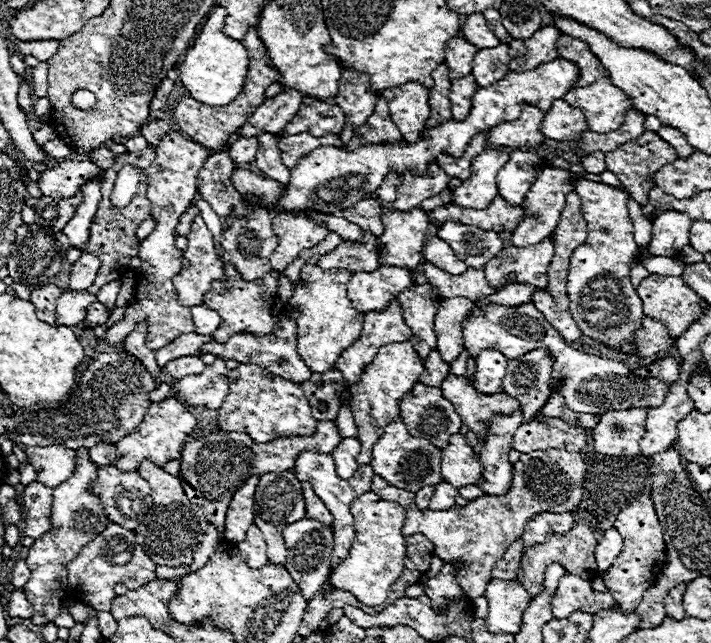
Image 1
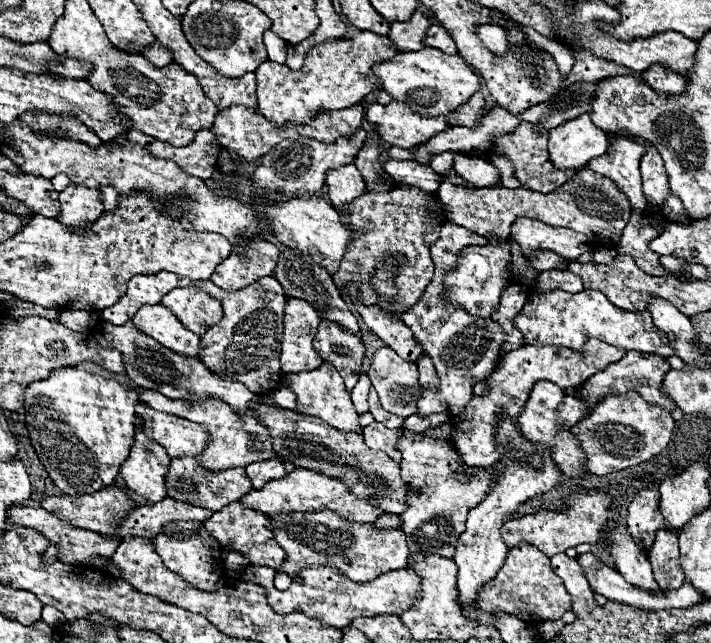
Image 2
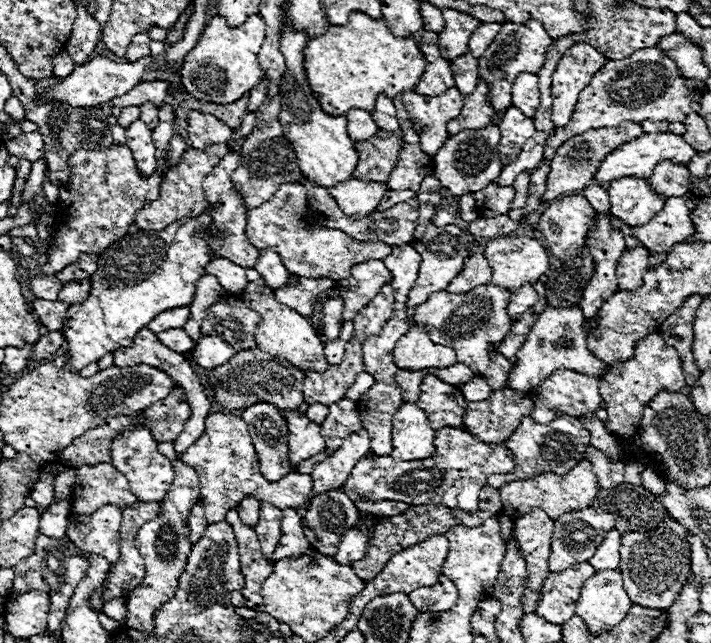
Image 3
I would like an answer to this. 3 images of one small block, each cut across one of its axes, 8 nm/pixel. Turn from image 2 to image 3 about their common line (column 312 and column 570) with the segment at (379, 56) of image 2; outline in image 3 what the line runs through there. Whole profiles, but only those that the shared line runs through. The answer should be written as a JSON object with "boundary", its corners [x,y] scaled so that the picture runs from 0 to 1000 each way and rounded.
{"boundary":[[[807,68],[785,96],[776,118],[776,187],[779,196],[793,196],[802,190],[807,165],[813,159],[813,146],[827,134],[830,121],[855,96],[841,78],[830,68]]]}

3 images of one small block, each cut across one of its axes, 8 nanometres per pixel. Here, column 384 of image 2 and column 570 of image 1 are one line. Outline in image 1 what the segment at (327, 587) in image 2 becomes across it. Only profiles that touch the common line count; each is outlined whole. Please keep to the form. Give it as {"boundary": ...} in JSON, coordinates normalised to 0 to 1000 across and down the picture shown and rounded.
{"boundary":[[[796,890],[779,921],[776,955],[779,955],[779,961],[802,958],[802,952],[838,955],[838,952],[861,946],[861,942],[864,942],[864,930],[858,921],[841,924],[833,918],[830,902],[821,902],[816,896]]]}

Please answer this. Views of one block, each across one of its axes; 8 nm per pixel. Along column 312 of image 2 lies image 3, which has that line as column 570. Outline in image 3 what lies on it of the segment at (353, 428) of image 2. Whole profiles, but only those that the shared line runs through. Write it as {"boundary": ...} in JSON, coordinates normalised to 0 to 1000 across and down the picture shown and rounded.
{"boundary":[[[807,575],[776,579],[762,597],[757,597],[757,603],[743,610],[745,619],[751,622],[751,635],[748,635],[745,650],[757,659],[774,659],[776,653],[782,653],[793,644],[816,650],[827,641],[838,641],[844,635],[844,625],[847,625],[847,616],[841,610],[844,591],[847,591],[844,585],[824,585],[824,582],[816,582],[816,579],[807,579]]]}

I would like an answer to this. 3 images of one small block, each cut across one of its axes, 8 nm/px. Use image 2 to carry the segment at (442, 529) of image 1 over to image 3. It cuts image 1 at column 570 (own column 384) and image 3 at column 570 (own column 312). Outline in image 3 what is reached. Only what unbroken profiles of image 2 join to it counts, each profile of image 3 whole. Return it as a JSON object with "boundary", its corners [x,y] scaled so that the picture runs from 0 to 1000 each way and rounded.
{"boundary":[[[740,647],[731,656],[729,669],[714,681],[714,697],[726,709],[729,731],[720,734],[720,737],[689,740],[686,756],[703,759],[712,750],[751,743],[751,737],[765,737],[765,734],[776,734],[776,737],[793,740],[796,734],[802,734],[821,712],[821,703],[824,703],[827,691],[830,691],[830,672],[807,647],[790,647],[790,650],[779,653],[776,659],[754,659],[745,647]]]}

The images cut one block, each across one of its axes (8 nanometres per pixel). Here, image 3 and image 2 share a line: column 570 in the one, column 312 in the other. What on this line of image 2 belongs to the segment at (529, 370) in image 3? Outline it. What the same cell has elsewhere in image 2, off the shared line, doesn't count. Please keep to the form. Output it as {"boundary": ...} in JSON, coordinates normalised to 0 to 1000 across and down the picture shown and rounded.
{"boundary":[[[405,460],[399,479],[399,523],[394,544],[397,579],[433,579],[453,569],[439,532],[450,504],[447,485],[425,463]]]}

